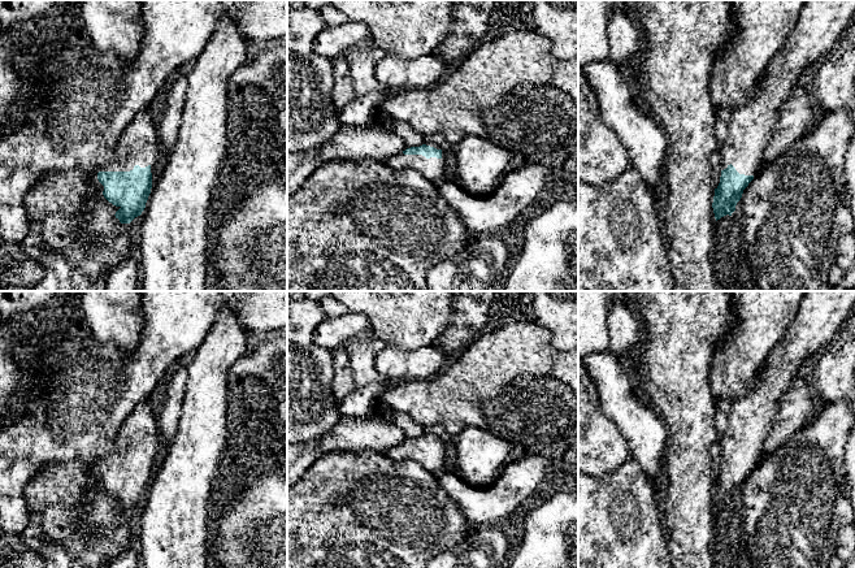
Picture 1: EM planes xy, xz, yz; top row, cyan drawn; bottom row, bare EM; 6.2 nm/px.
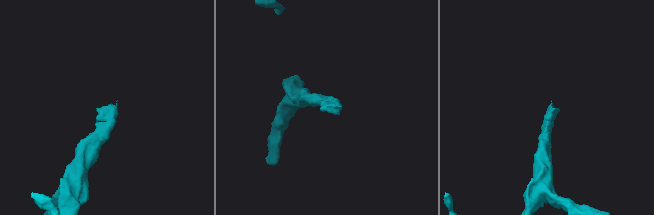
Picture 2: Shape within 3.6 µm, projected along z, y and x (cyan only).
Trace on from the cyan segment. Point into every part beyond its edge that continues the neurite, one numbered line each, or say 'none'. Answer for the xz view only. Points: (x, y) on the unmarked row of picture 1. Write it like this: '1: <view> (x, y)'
1: xz (432, 459)

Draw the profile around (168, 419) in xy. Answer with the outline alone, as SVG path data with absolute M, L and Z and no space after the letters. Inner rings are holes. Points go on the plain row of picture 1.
M181 367L166 385L166 399L157 415L159 445L169 447L182 413L182 403L187 383L187 369Z

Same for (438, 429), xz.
M434 424L434 425L429 426L428 430L434 433L435 435L438 435L440 438L440 441L444 442L444 443L455 441L455 437L451 435L446 430L446 428L440 424Z

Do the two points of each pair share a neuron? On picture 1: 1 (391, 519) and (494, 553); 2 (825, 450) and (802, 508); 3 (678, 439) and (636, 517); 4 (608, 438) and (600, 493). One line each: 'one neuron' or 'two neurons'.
1: two neurons
2: one neuron
3: two neurons
4: two neurons

